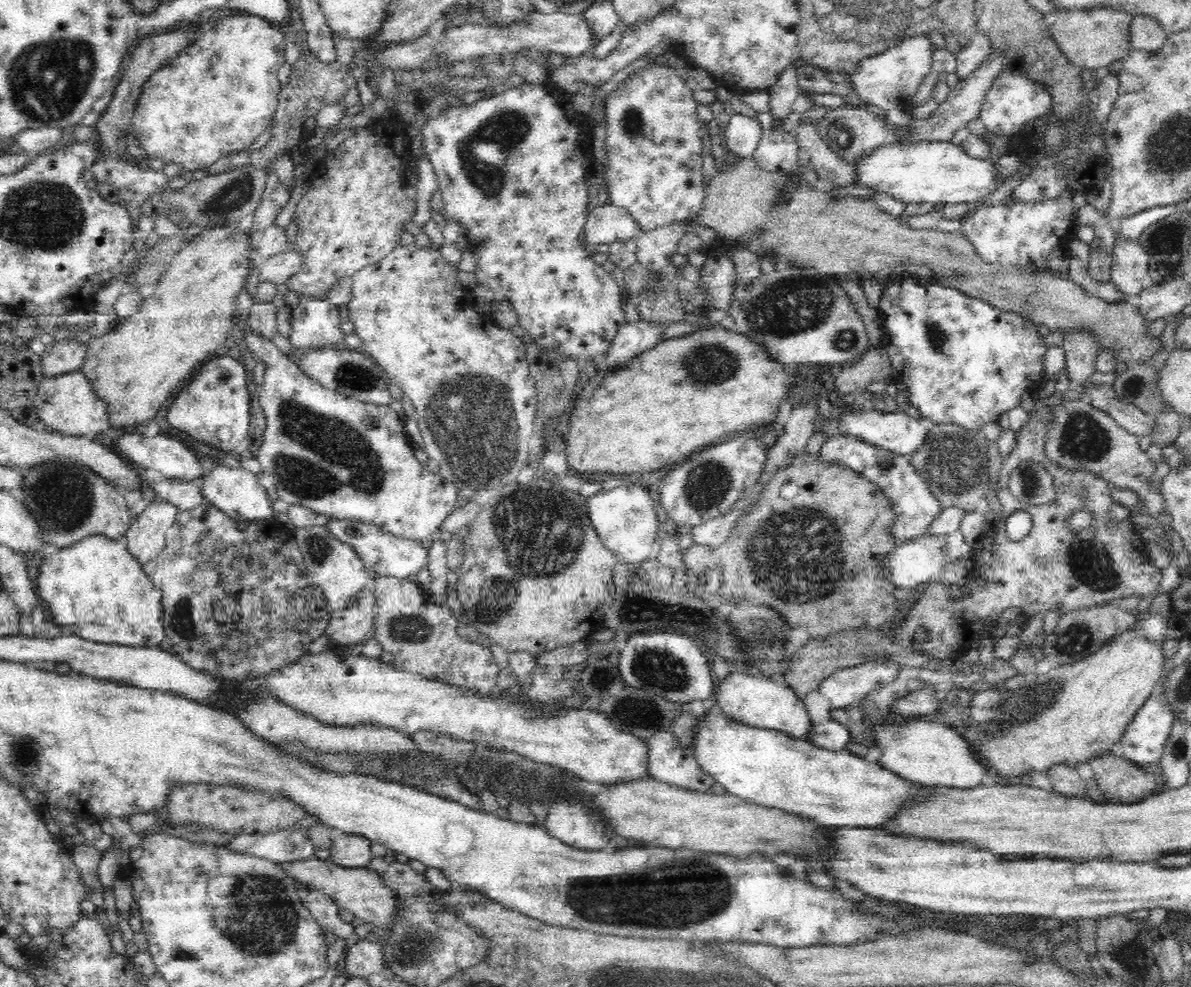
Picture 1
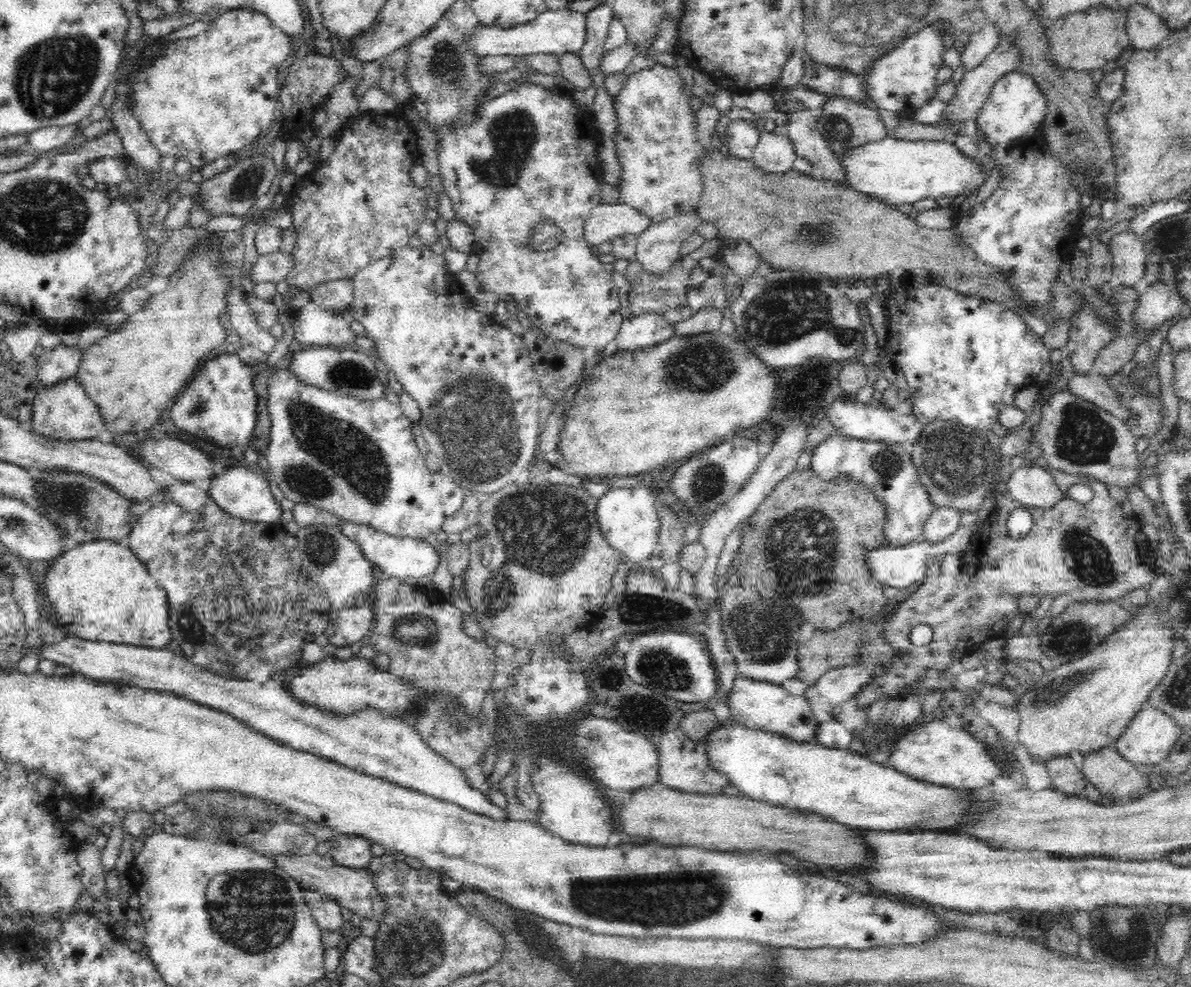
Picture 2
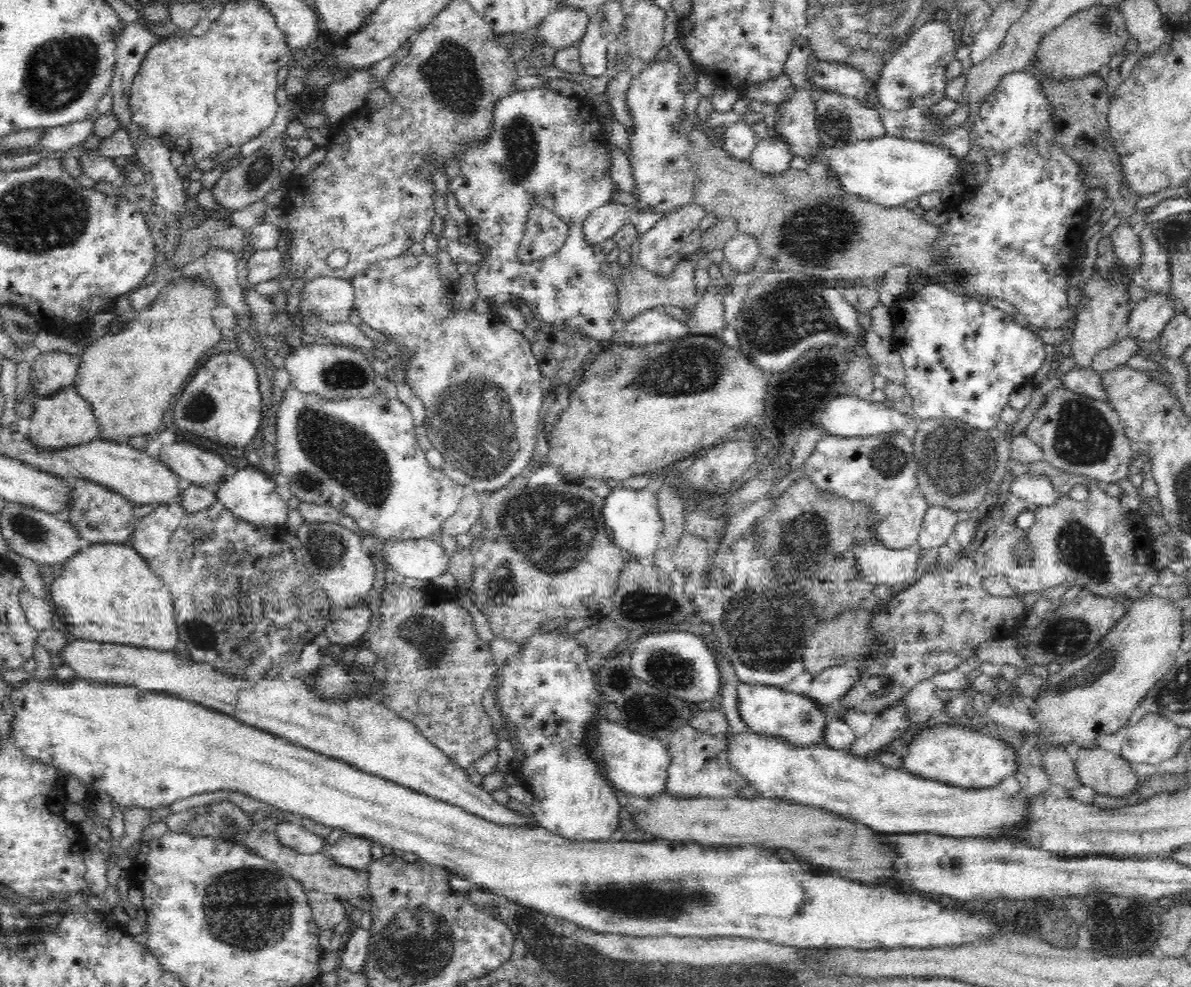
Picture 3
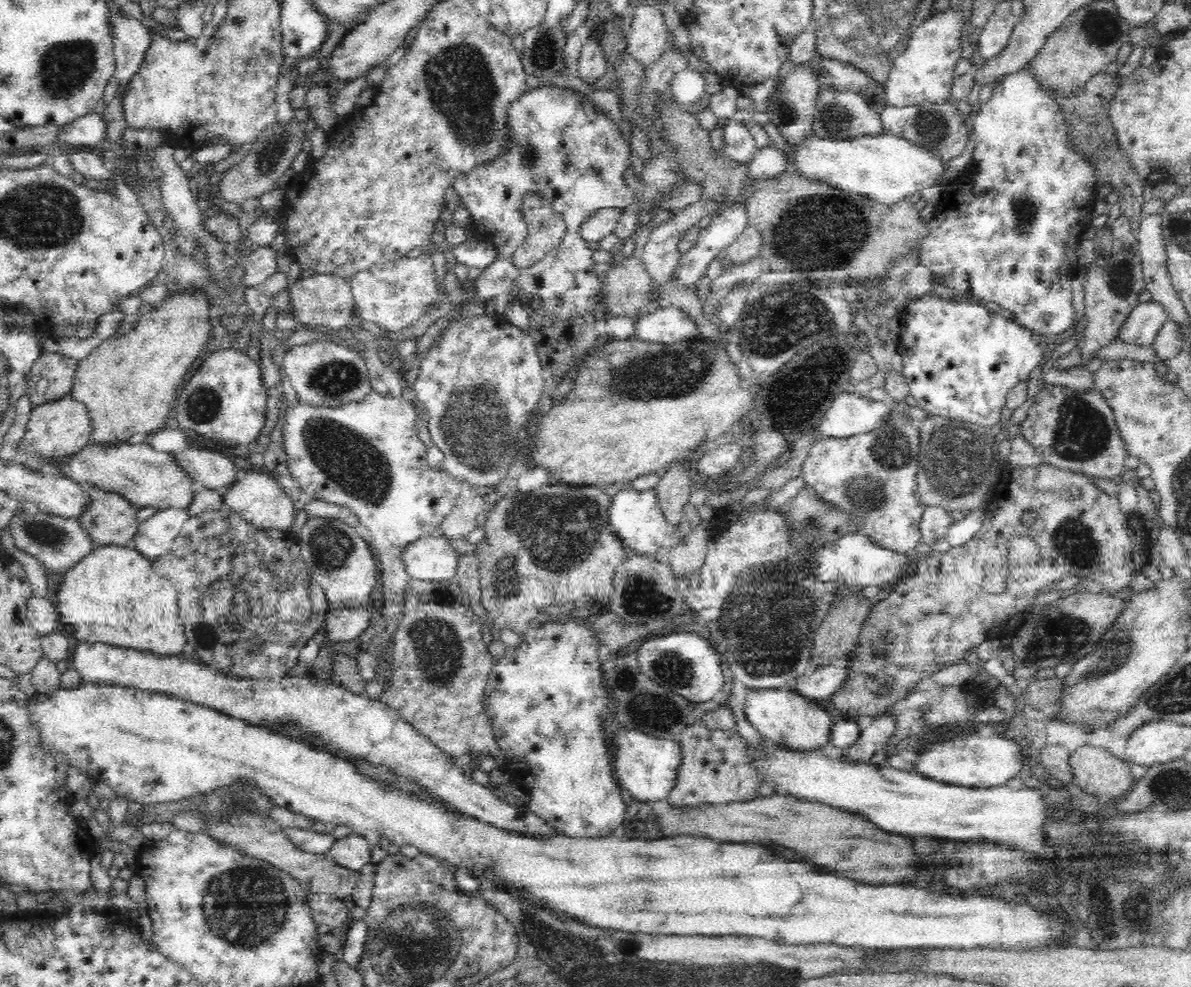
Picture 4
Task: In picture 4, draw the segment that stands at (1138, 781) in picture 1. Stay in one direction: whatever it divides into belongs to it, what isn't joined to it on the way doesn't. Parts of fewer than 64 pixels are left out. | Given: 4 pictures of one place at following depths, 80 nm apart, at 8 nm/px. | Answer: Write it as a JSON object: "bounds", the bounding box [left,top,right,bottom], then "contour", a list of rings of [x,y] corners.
{"bounds":[1068,745,1135,799],"contour":[[[1082,745],[1068,763],[1075,784],[1102,799],[1124,797],[1135,784],[1130,766],[1106,748]]]}

